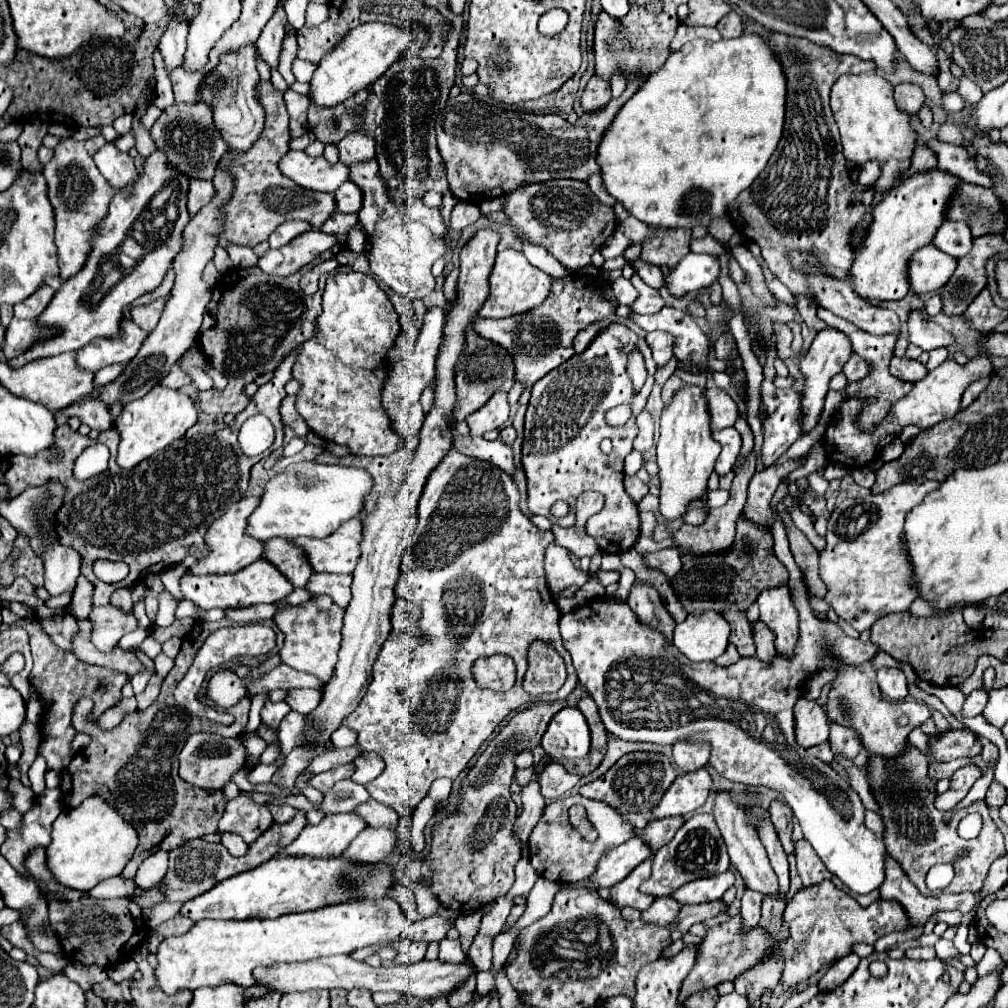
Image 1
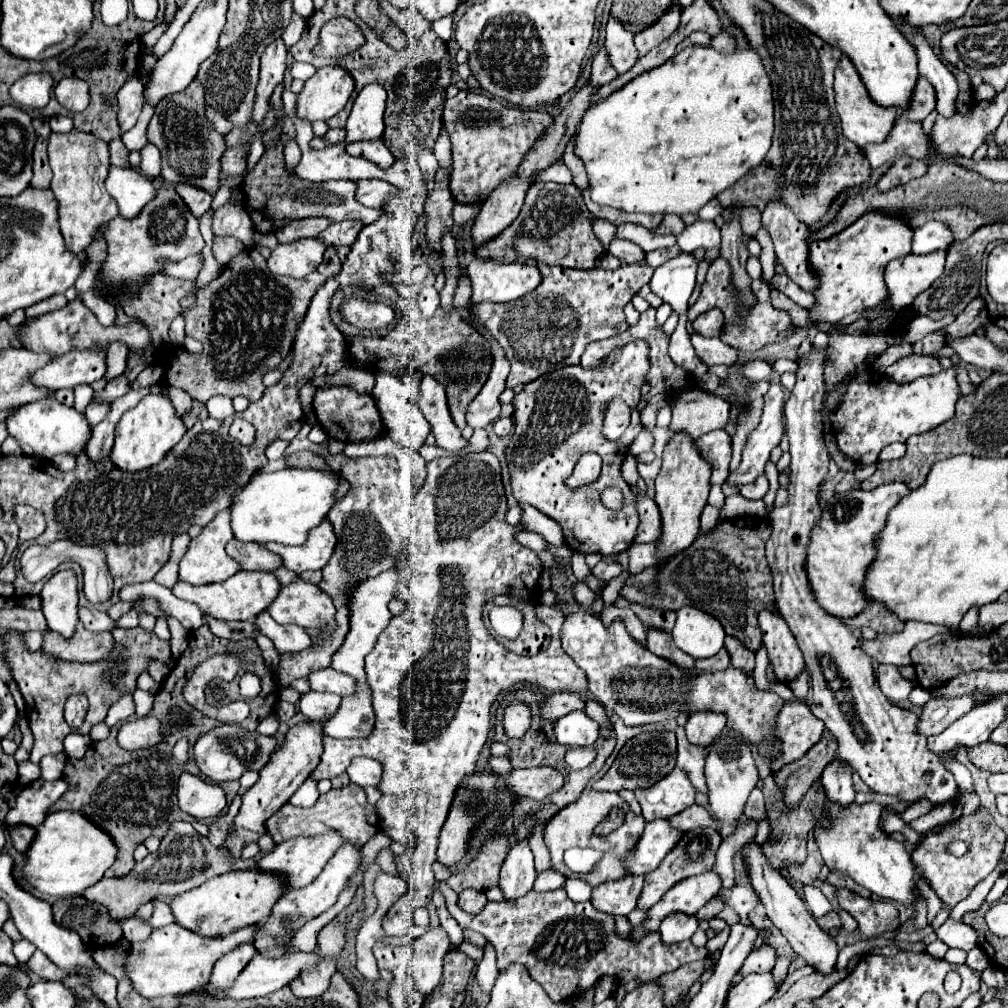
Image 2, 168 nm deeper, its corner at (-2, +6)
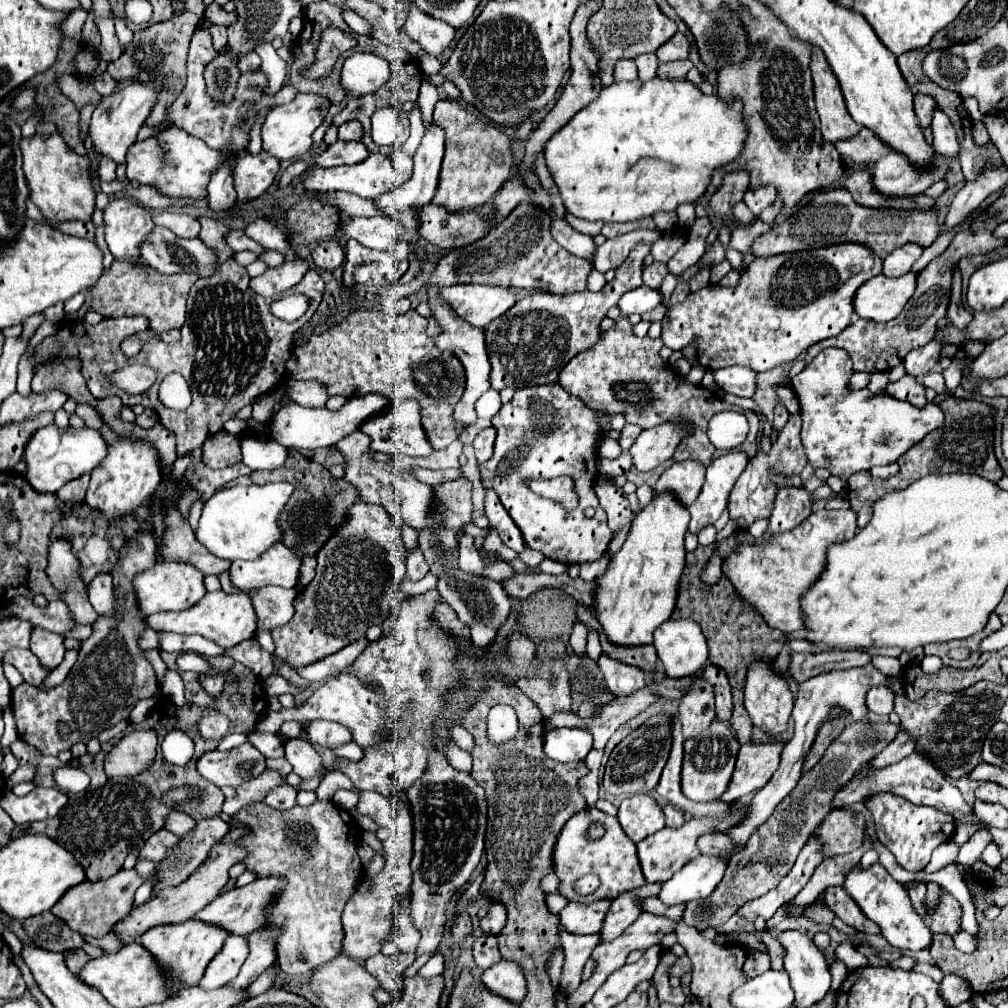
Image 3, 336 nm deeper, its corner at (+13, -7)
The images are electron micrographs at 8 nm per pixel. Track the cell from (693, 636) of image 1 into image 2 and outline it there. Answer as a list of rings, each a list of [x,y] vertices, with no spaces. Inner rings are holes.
[[[686,606],[678,610],[672,638],[676,646],[692,658],[710,658],[724,646],[724,628],[714,616]]]

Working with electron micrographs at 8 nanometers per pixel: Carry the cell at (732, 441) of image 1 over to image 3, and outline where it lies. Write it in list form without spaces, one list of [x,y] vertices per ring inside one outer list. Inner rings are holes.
[[[699,461],[673,463],[659,477],[655,485],[655,495],[671,493],[681,505],[691,505],[701,491],[701,481],[705,479],[705,467]]]

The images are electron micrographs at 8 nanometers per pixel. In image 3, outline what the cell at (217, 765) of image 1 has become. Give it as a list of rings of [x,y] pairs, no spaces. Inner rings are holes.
[[[249,741],[227,751],[209,751],[199,761],[199,773],[217,787],[237,787],[265,771],[265,757]]]

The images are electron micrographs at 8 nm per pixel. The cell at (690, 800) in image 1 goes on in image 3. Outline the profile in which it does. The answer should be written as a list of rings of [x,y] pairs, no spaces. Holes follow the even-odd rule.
[[[633,795],[623,799],[617,819],[633,843],[639,843],[665,827],[665,815],[659,803],[649,795]]]

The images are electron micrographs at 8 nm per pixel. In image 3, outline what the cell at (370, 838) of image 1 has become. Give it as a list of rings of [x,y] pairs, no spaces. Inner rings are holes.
[[[263,927],[255,933],[247,935],[249,941],[249,957],[245,959],[239,975],[229,981],[225,987],[233,987],[233,989],[245,989],[247,985],[251,985],[267,967],[271,967],[271,963],[277,959],[275,957],[275,937],[279,935],[277,927]]]

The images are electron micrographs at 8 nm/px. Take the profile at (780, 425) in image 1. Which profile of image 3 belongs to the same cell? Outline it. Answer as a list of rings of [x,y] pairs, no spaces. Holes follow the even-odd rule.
[[[727,453],[721,455],[713,465],[707,467],[705,483],[701,487],[699,497],[693,505],[687,507],[691,513],[689,533],[699,533],[703,527],[713,525],[721,513],[725,511],[725,501],[729,497],[729,489],[733,489],[737,477],[743,473],[749,457],[745,453]]]

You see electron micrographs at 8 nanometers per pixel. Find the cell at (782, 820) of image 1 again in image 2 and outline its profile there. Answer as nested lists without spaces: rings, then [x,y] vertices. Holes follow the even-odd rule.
[[[826,730],[822,740],[816,746],[812,746],[802,758],[772,772],[776,786],[780,786],[784,794],[786,806],[794,806],[804,798],[808,788],[820,778],[820,772],[824,770],[828,760],[832,760],[832,756],[836,754],[836,748],[836,738],[832,736],[832,732]]]

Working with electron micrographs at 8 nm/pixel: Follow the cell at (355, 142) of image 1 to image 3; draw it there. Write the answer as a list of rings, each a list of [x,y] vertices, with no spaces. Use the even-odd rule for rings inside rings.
[[[347,121],[339,127],[339,139],[343,141],[359,141],[363,137],[363,125],[359,121]]]

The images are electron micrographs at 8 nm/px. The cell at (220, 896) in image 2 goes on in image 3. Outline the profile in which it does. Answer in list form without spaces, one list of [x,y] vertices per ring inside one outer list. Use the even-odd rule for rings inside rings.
[[[185,921],[181,925],[153,927],[139,937],[139,943],[151,953],[151,957],[161,967],[163,975],[169,981],[167,997],[173,997],[185,987],[199,985],[207,963],[211,961],[211,957],[217,955],[217,951],[221,951],[221,945],[227,937],[227,933],[221,933],[221,929],[213,929],[211,925],[197,925],[197,921]]]

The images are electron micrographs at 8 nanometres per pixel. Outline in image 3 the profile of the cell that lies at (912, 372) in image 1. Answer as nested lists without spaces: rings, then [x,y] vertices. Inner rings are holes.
[[[905,375],[903,379],[899,379],[897,383],[889,383],[887,385],[887,393],[895,399],[901,401],[909,401],[915,407],[925,407],[927,399],[925,399],[925,387],[915,379]]]

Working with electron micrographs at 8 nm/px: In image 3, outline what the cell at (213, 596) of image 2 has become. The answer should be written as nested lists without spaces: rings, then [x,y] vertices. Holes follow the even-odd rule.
[[[225,591],[207,593],[193,609],[177,611],[177,613],[155,613],[153,617],[145,619],[145,627],[159,631],[159,633],[181,633],[181,635],[203,635],[217,641],[221,647],[235,647],[245,639],[251,639],[257,629],[257,613],[253,609],[253,601],[247,593],[229,595]]]

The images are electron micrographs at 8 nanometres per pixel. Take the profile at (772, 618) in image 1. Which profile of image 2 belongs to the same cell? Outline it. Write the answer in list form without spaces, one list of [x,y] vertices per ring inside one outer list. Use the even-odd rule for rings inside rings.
[[[772,610],[760,612],[758,622],[768,650],[768,658],[774,664],[776,678],[782,682],[796,678],[804,668],[804,658],[796,644],[796,638],[788,630],[788,624],[782,620],[778,612],[772,612]]]

